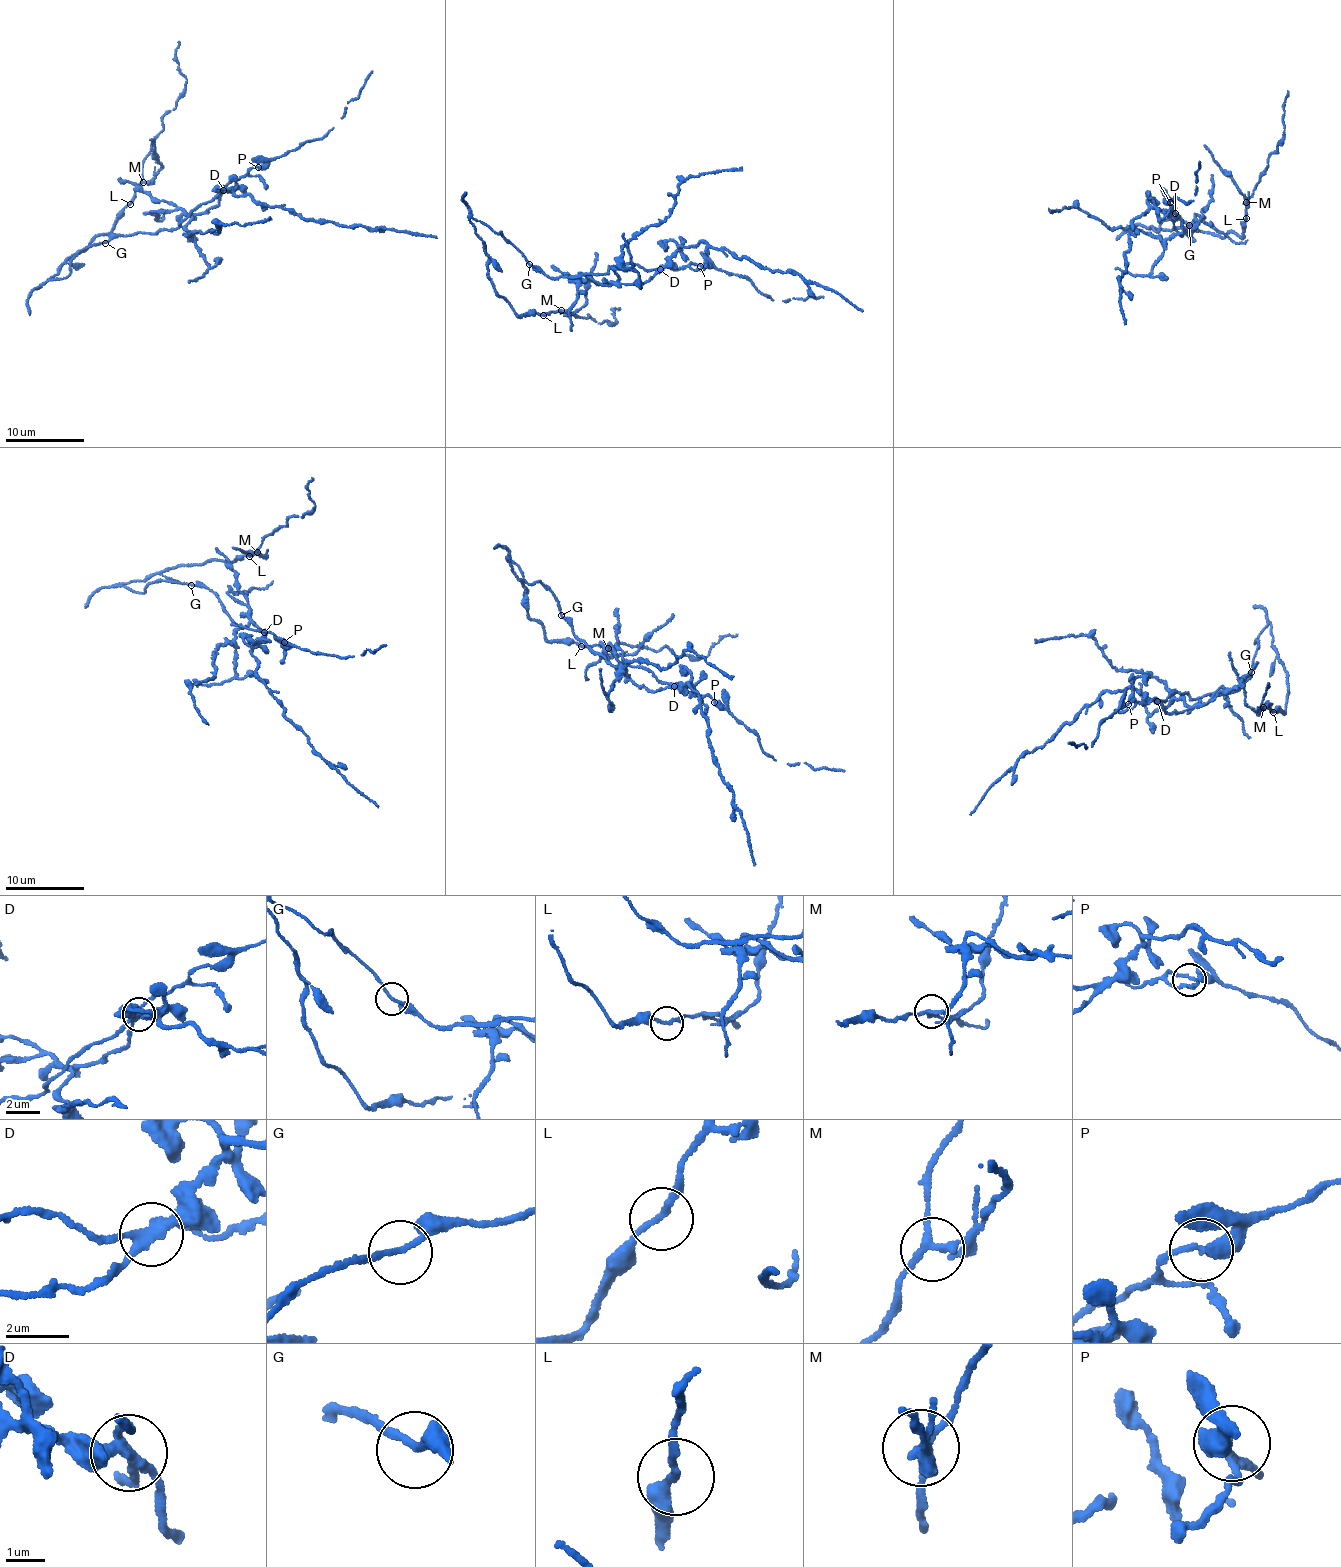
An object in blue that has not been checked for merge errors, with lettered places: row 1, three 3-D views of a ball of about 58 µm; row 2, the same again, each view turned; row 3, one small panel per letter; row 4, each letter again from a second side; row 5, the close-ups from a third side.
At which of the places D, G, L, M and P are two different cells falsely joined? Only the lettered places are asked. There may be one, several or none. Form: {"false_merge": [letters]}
{"false_merge": ["D", "M"]}

